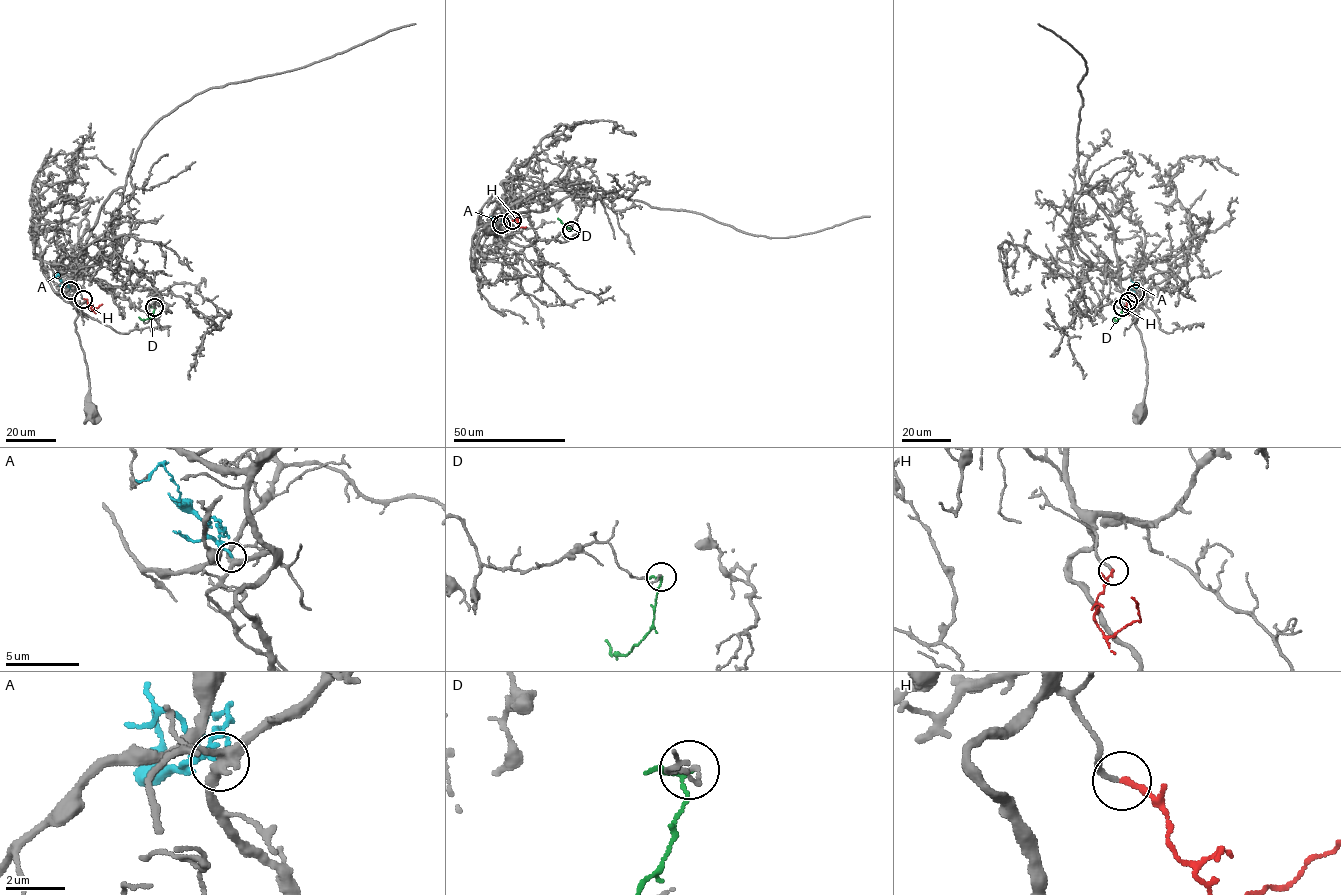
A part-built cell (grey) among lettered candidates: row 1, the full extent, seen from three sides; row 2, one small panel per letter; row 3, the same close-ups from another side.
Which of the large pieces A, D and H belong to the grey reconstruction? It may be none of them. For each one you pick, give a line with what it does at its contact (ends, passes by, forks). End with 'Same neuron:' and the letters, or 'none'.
H: it ends
Same neuron: H

